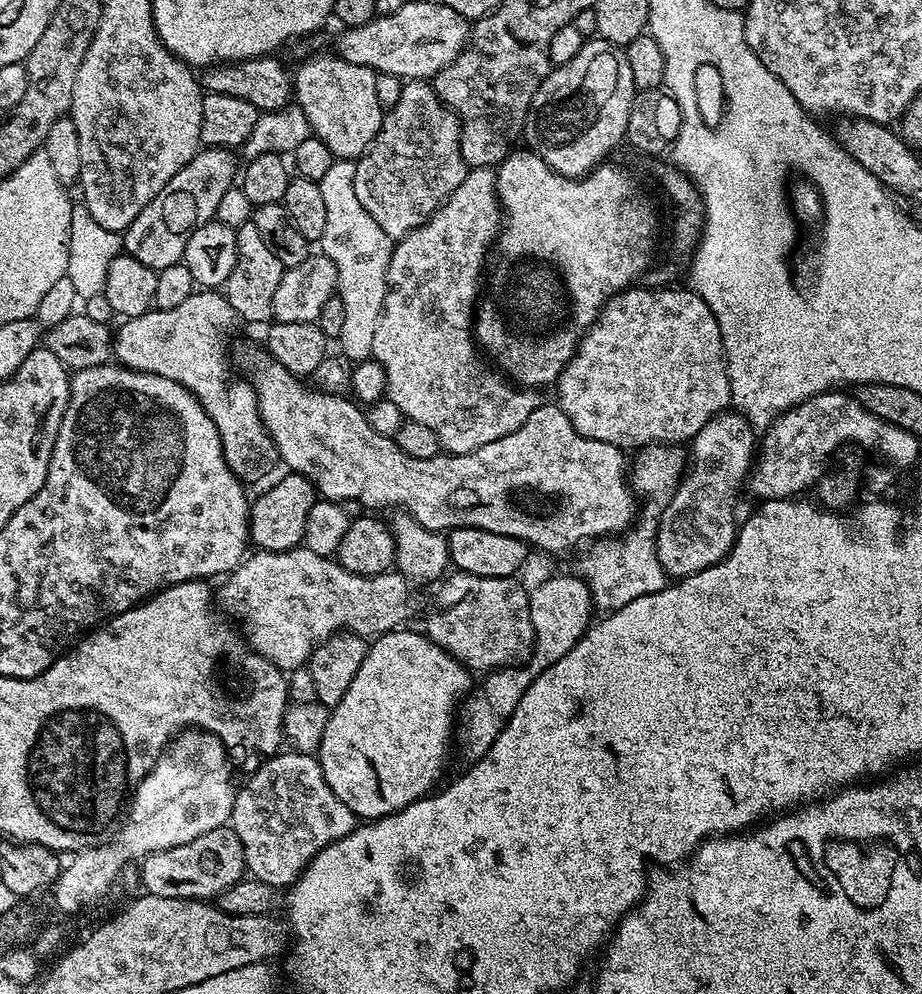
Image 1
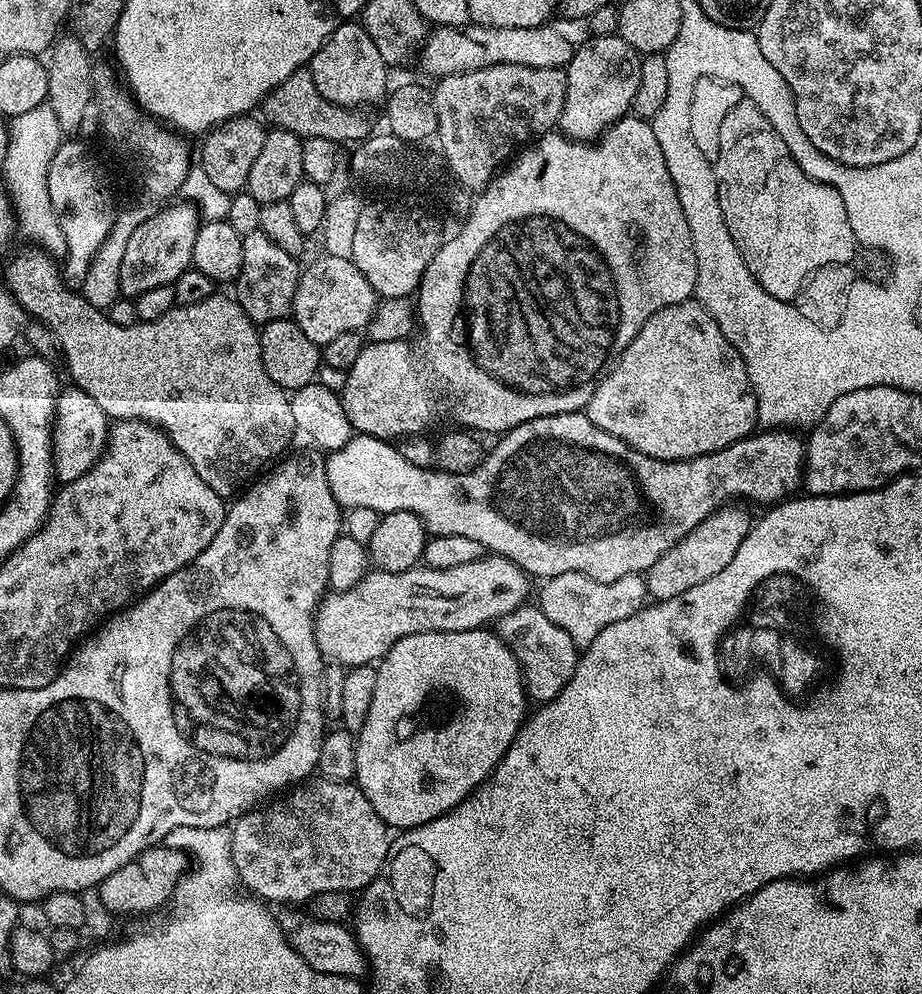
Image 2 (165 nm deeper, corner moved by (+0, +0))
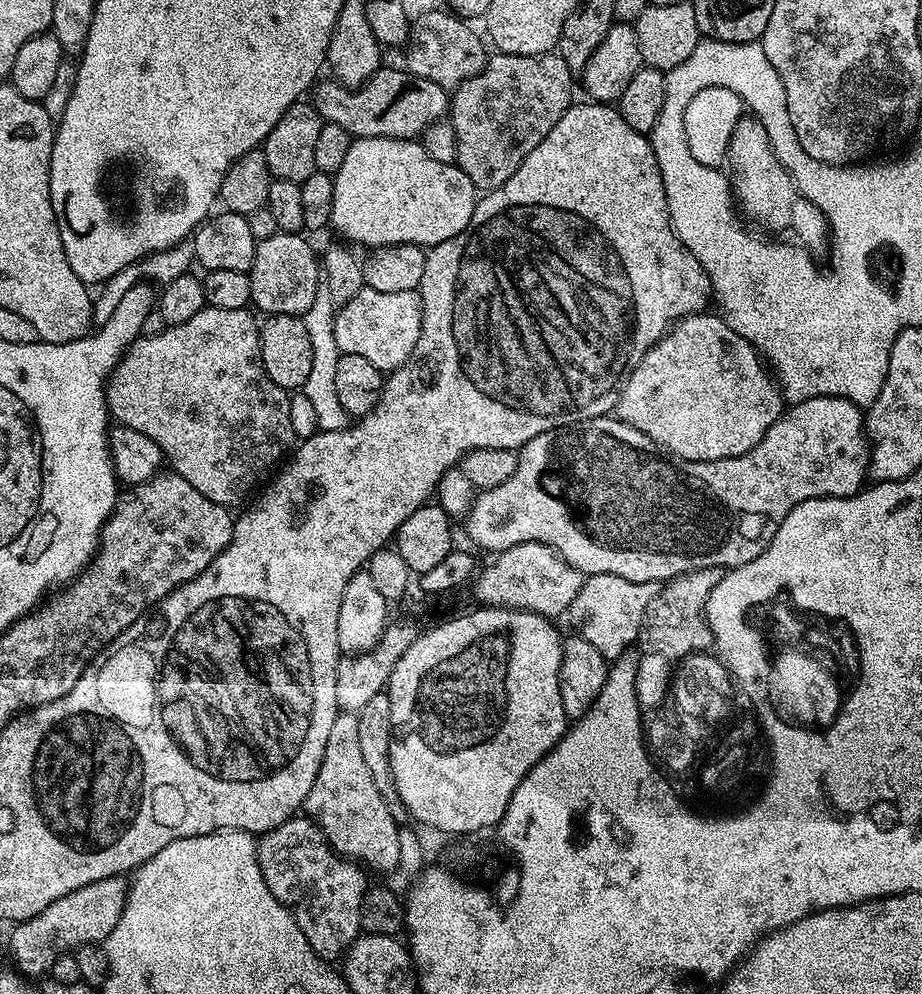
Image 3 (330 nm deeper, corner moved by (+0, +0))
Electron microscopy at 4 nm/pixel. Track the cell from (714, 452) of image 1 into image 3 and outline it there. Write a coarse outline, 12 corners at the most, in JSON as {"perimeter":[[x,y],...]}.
{"perimeter":[[725,569],[667,581],[636,643],[636,694],[712,648],[704,618]]}

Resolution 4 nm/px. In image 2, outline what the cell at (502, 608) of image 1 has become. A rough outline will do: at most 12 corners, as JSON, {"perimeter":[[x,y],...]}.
{"perimeter":[[539,606],[498,622],[531,699],[558,698],[578,649]]}

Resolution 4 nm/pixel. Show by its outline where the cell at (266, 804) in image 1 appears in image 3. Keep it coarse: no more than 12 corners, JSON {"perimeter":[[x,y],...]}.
{"perimeter":[[311,817],[257,843],[270,892],[316,956],[361,935],[367,873]]}

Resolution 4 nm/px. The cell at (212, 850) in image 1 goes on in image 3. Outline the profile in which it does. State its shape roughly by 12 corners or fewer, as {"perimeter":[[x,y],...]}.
{"perimeter":[[124,876],[102,878],[19,921],[13,965],[44,978],[60,956],[103,945]]}

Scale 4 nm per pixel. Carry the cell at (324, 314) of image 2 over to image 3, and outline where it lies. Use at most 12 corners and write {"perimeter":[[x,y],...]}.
{"perimeter":[[367,286],[339,305],[334,340],[385,374],[422,330],[419,291]]}

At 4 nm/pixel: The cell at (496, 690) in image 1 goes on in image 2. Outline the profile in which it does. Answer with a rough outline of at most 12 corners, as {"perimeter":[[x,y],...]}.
{"perimeter":[[637,574],[543,581],[538,606],[583,650],[649,599]]}

